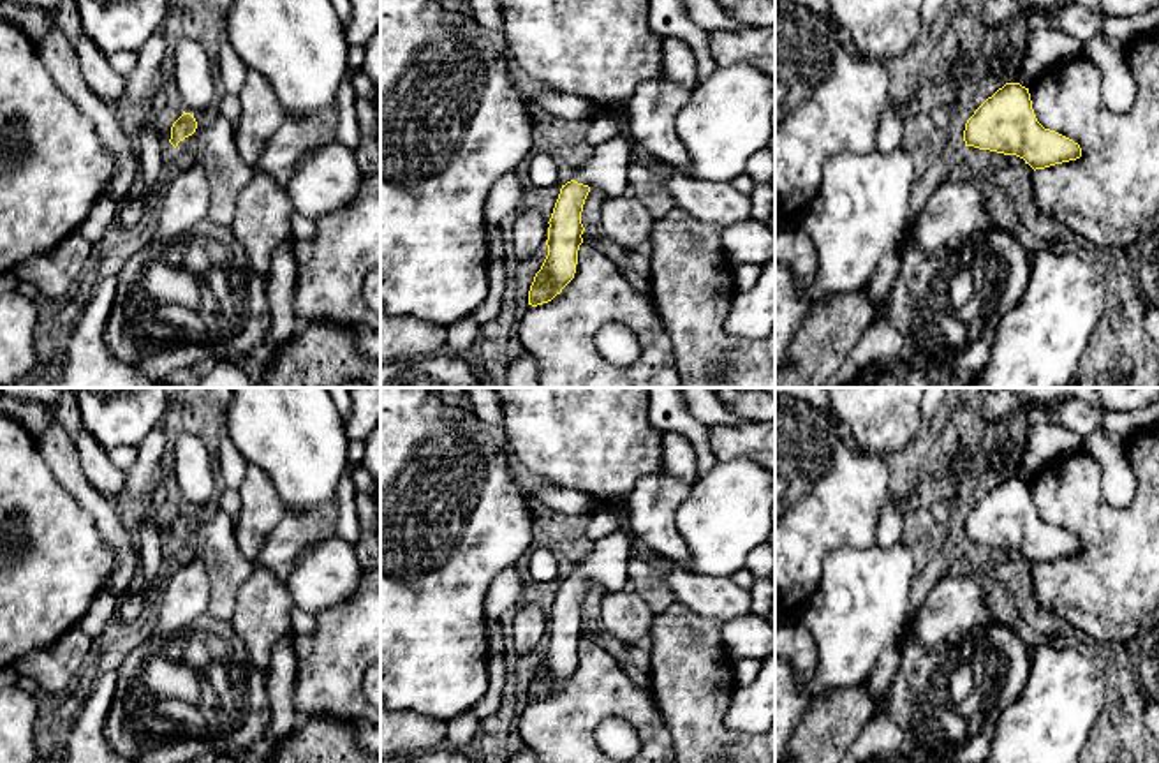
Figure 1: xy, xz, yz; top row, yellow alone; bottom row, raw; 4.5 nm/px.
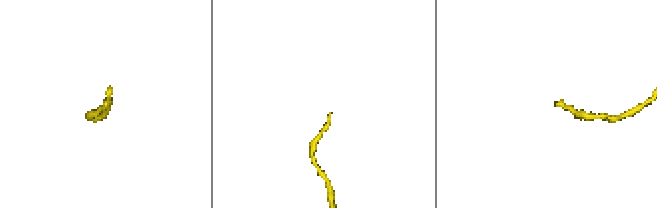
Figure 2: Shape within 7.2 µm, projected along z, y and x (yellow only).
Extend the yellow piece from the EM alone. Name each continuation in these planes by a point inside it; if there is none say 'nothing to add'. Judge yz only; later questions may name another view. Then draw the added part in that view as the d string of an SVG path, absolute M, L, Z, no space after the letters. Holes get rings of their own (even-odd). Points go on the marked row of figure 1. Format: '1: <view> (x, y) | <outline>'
nothing to add

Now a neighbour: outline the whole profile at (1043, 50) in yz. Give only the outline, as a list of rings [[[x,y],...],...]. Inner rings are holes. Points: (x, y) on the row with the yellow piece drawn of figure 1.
[[[1052,28],[1029,30],[1023,39],[1023,60],[1016,83],[1030,88],[1030,85],[1048,69],[1083,55],[1083,48],[1085,46],[1078,39]]]

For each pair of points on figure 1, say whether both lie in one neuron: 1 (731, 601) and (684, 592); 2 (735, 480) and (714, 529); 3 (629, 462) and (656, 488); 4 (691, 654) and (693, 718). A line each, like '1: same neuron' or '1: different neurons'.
1: same neuron
2: same neuron
3: different neurons
4: same neuron

